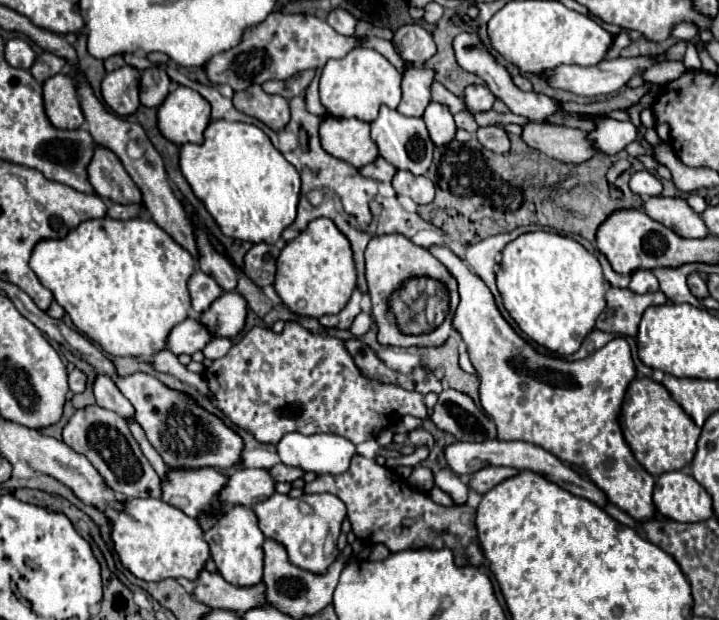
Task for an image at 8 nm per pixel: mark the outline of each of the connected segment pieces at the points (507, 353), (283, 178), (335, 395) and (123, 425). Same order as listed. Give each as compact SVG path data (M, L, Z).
M429 246L427 248L457 280L459 288L459 304L453 314L453 328L461 334L469 360L477 370L479 376L479 404L483 412L495 422L499 440L523 440L537 444L545 448L547 452L555 454L565 464L575 464L583 468L593 484L601 488L609 502L619 506L623 512L627 512L635 520L647 520L655 514L653 506L653 484L651 474L641 470L641 464L635 460L629 444L623 438L619 414L621 414L621 402L625 396L627 386L631 380L637 378L637 370L631 358L631 350L625 338L617 336L609 344L605 344L601 350L593 352L591 356L583 360L563 360L559 356L547 356L539 354L533 346L527 344L525 338L521 338L511 324L503 318L503 314L497 310L495 298L485 286L485 282L469 270L459 256L455 256L445 246Z
M229 120L209 122L203 144L181 146L179 166L181 166L183 176L191 184L195 196L205 204L205 208L215 218L215 222L219 224L219 228L225 236L253 242L253 244L257 244L257 242L275 244L281 238L281 232L295 220L299 186L301 186L299 172L271 144L269 136L253 124L229 122Z
M287 320L281 334L275 334L271 328L251 328L241 342L233 344L227 356L213 360L205 366L203 378L207 382L211 402L239 428L253 434L261 444L273 444L281 440L283 434L301 432L301 434L321 434L331 432L339 434L353 444L375 438L381 430L399 422L401 416L411 414L419 420L425 420L427 408L423 394L415 390L405 390L397 384L383 384L377 380L365 378L355 366L351 354L345 348L345 342L333 336L319 336L303 328L295 320Z
M87 406L75 410L69 422L63 426L63 442L75 452L87 456L87 460L101 472L105 482L125 498L159 498L161 478L143 456L137 440L133 438L127 422L105 408Z

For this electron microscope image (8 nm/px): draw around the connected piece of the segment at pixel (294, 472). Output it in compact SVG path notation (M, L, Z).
M277 464L269 472L277 482L295 482L297 478L301 478L305 474L301 468L293 468L293 466L287 466L287 464Z

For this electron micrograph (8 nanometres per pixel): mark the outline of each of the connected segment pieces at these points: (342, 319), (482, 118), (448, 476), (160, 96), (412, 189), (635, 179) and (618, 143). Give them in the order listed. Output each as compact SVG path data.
M357 288L357 290L353 292L351 300L347 302L347 306L345 306L339 314L335 314L335 316L321 316L319 322L321 322L323 326L327 326L327 328L349 328L351 322L353 322L353 318L361 312L359 302L361 302L361 290Z
M487 110L487 112L469 112L479 126L491 126L491 124L529 124L531 120L525 120L523 116L515 116L511 112L507 114L497 114L495 110Z
M441 468L441 470L435 474L435 486L441 488L443 492L447 492L457 504L465 504L465 502L467 502L469 486L461 480L461 476L453 474L449 468Z
M151 66L141 74L141 104L147 108L157 108L169 94L169 76L163 68Z
M397 172L393 178L393 188L397 194L409 196L415 204L429 204L435 196L435 184L425 176L415 176L411 172Z
M647 170L635 172L629 180L629 188L639 196L659 196L663 190L661 182L653 174L649 174Z
M595 116L595 124L597 130L589 132L589 138L593 140L593 148L603 154L617 154L637 138L637 128L629 120L617 122Z

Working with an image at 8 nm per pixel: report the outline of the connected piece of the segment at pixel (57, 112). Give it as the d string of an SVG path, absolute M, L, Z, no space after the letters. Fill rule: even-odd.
M67 74L51 76L43 82L43 98L45 98L45 112L53 126L57 128L81 128L85 122L83 112L79 108L79 94L75 80Z

